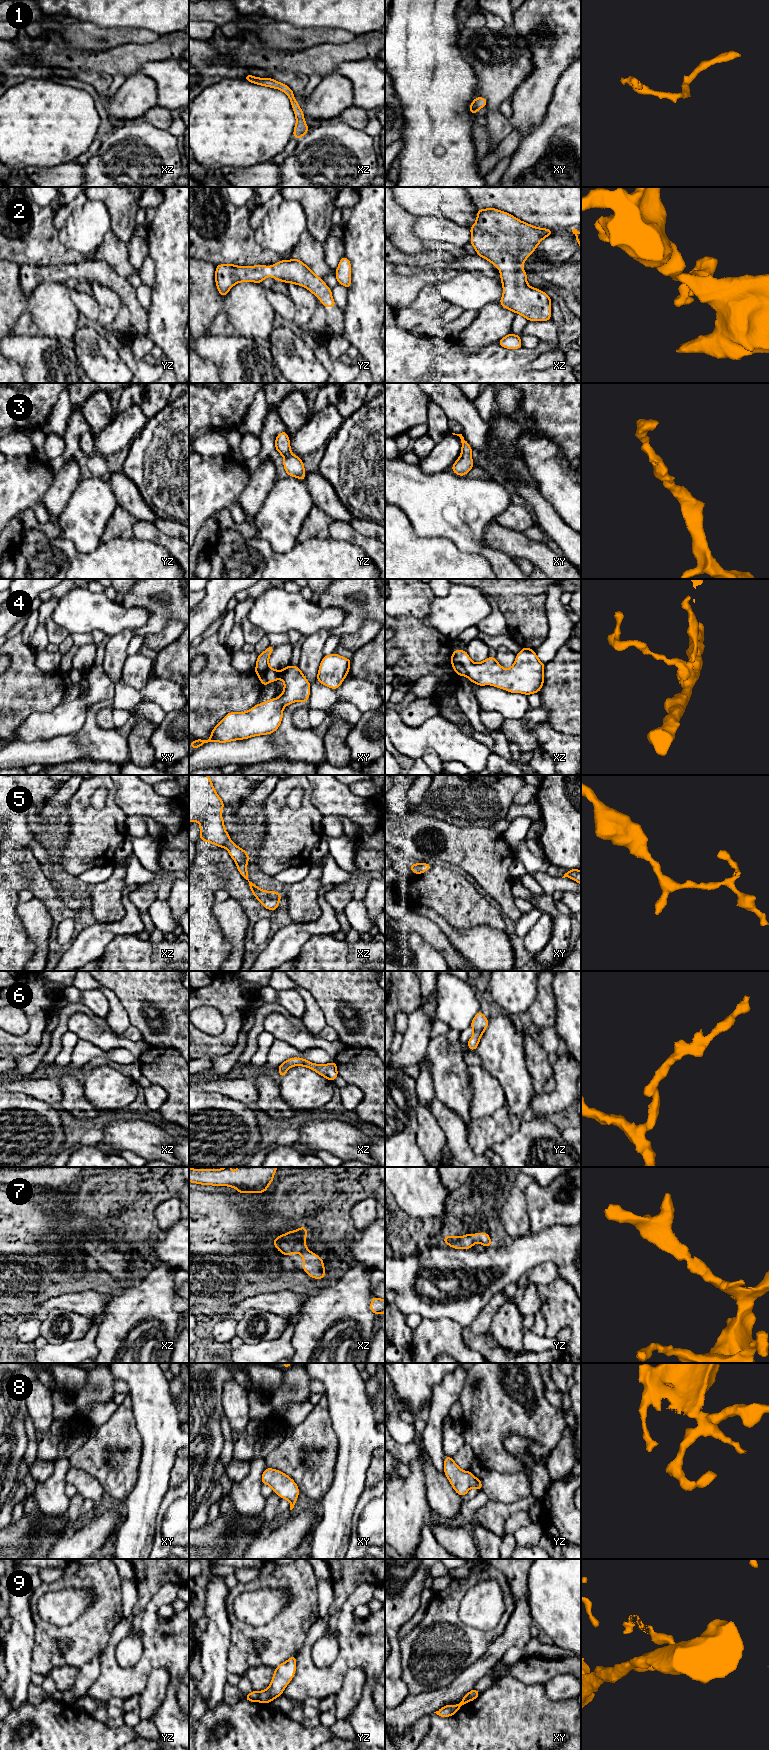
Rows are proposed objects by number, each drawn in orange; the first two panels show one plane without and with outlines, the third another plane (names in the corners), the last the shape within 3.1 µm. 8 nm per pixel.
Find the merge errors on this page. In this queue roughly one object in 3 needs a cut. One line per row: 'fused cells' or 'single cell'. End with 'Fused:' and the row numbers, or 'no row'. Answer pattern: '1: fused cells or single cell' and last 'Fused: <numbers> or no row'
1: single cell
2: single cell
3: single cell
4: fused cells
5: single cell
6: single cell
7: single cell
8: single cell
9: fused cells
Fused: 4, 9

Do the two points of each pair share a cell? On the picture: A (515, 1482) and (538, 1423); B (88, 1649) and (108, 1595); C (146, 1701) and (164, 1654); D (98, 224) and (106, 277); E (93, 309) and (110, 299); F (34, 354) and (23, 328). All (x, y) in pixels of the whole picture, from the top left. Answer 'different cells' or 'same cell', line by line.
A: different cells
B: same cell
C: different cells
D: different cells
E: different cells
F: different cells

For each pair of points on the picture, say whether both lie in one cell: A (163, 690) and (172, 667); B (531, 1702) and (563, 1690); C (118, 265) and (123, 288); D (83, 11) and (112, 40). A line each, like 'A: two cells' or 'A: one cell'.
A: two cells
B: two cells
C: two cells
D: two cells

